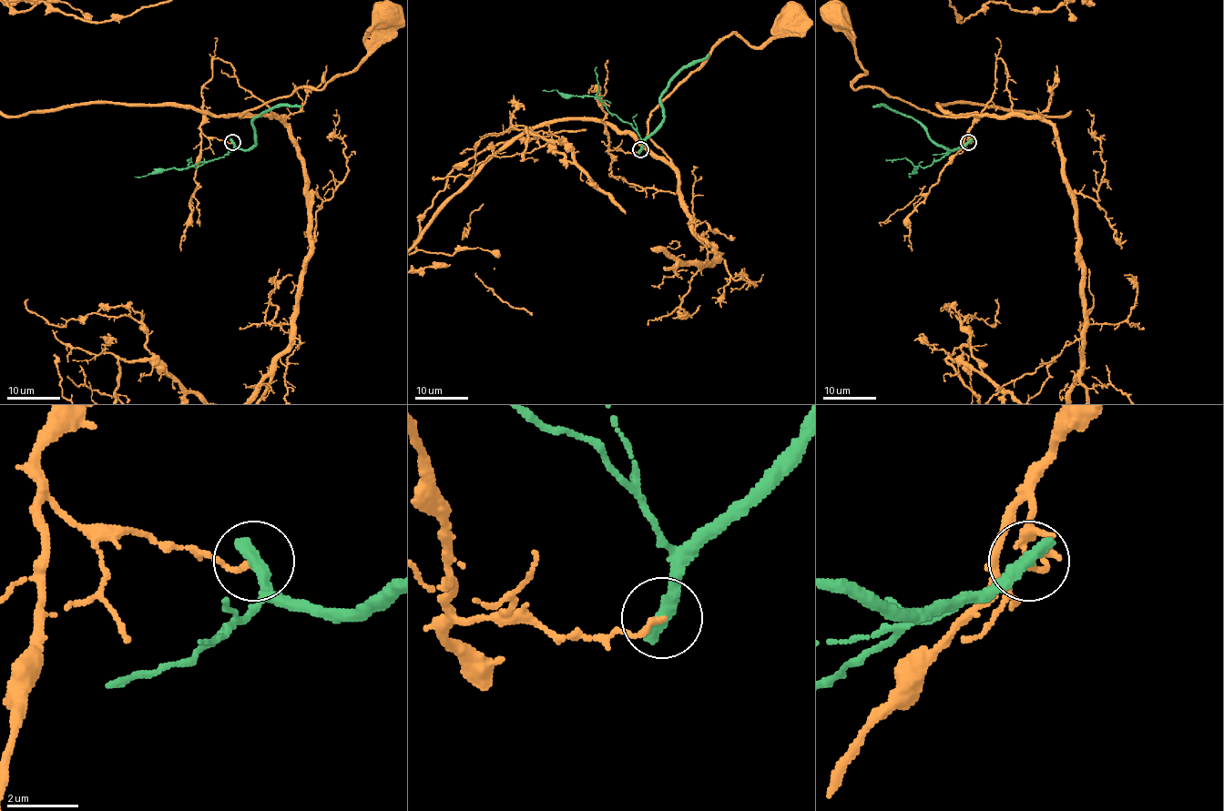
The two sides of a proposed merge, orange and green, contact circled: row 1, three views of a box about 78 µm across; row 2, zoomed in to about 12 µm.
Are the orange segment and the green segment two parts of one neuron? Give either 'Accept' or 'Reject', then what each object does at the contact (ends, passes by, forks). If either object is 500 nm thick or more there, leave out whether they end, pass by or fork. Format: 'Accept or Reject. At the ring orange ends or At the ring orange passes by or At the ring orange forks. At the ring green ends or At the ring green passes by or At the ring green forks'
Reject

